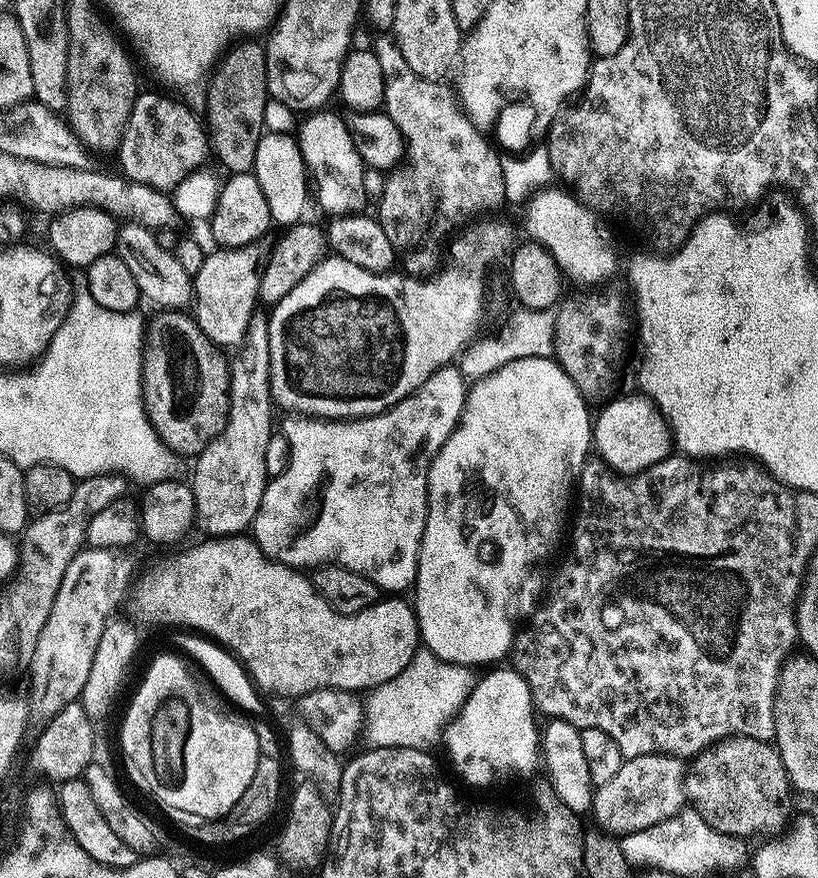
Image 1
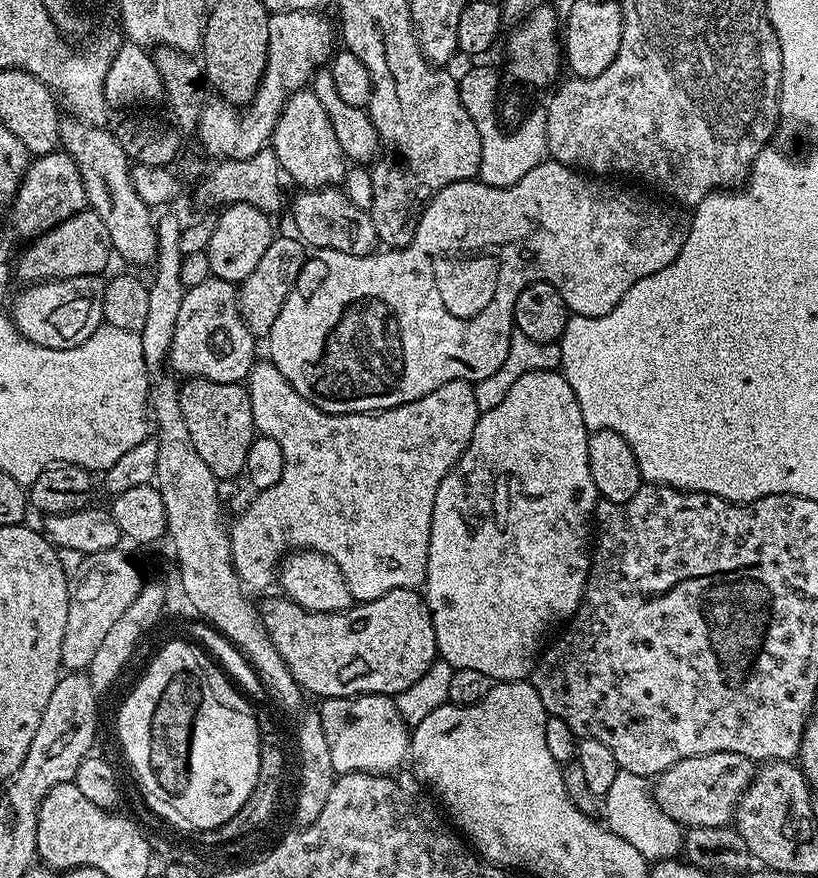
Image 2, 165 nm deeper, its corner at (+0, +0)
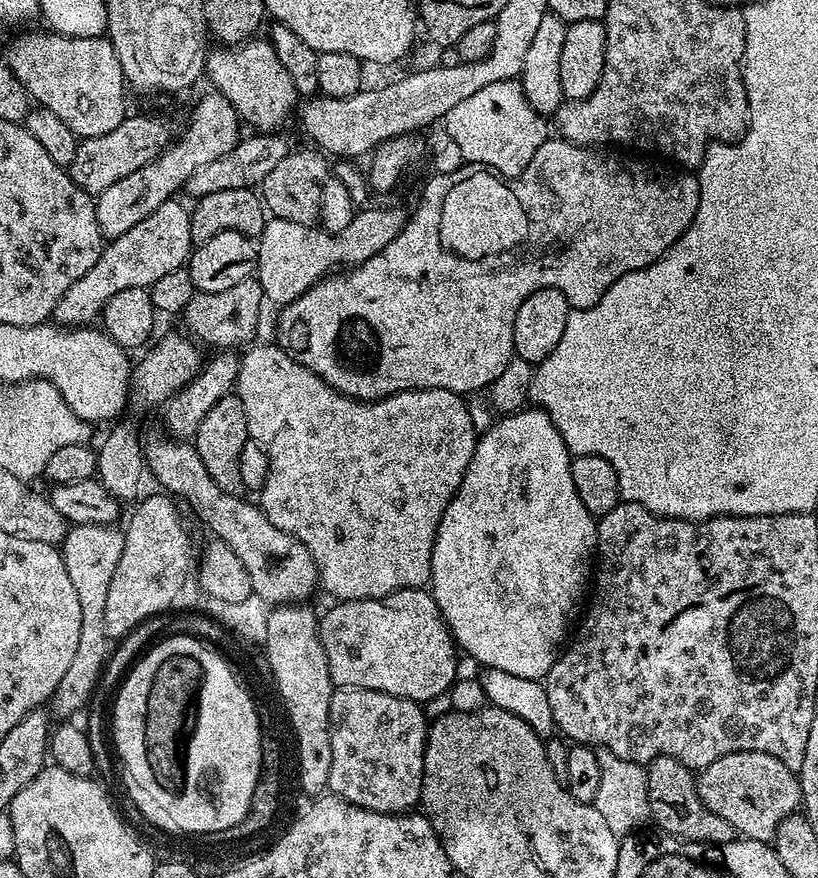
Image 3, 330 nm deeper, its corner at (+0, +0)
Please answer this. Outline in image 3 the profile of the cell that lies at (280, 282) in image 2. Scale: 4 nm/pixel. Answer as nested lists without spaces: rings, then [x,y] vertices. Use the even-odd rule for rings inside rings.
[[[250,275],[226,290],[197,292],[184,307],[182,319],[189,328],[185,329],[197,341],[205,345],[217,344],[215,347],[220,350],[236,350],[253,339],[251,336],[255,334],[256,327],[260,324],[260,307],[265,304],[266,299],[260,282],[255,275]]]

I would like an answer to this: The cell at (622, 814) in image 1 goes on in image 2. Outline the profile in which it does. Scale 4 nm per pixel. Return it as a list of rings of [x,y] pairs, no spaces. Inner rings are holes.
[[[733,752],[702,754],[694,758],[686,758],[655,777],[654,795],[661,810],[681,826],[722,828],[735,817],[740,796],[750,786],[756,770],[757,765],[749,756]]]

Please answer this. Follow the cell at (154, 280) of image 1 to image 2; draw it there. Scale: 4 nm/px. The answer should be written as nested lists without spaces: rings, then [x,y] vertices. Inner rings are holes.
[[[64,118],[60,122],[60,148],[69,152],[76,159],[76,165],[82,176],[82,186],[86,190],[88,208],[98,218],[102,218],[102,226],[110,234],[113,253],[121,256],[128,264],[151,265],[156,259],[156,225],[154,223],[154,212],[146,202],[138,196],[131,182],[130,161],[122,146],[117,142],[107,127],[86,124],[83,120],[75,118]]]

